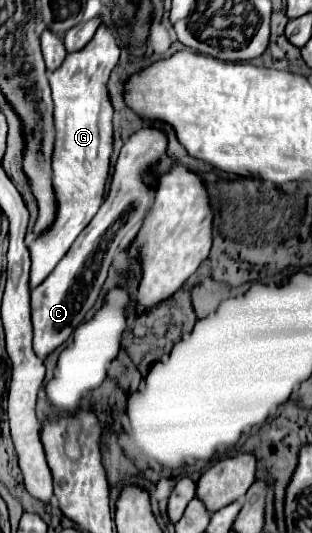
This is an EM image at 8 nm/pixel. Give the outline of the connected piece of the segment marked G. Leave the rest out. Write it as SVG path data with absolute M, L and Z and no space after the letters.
M102 23L84 49L68 53L64 63L54 73L48 73L54 99L56 129L52 153L52 185L56 211L50 227L34 235L28 243L32 259L28 281L30 289L38 287L50 275L50 271L70 249L78 233L90 223L90 219L100 209L112 155L112 105L108 99L106 81L110 77L110 71L118 63L118 57L120 47L116 43L116 37L112 29Z

